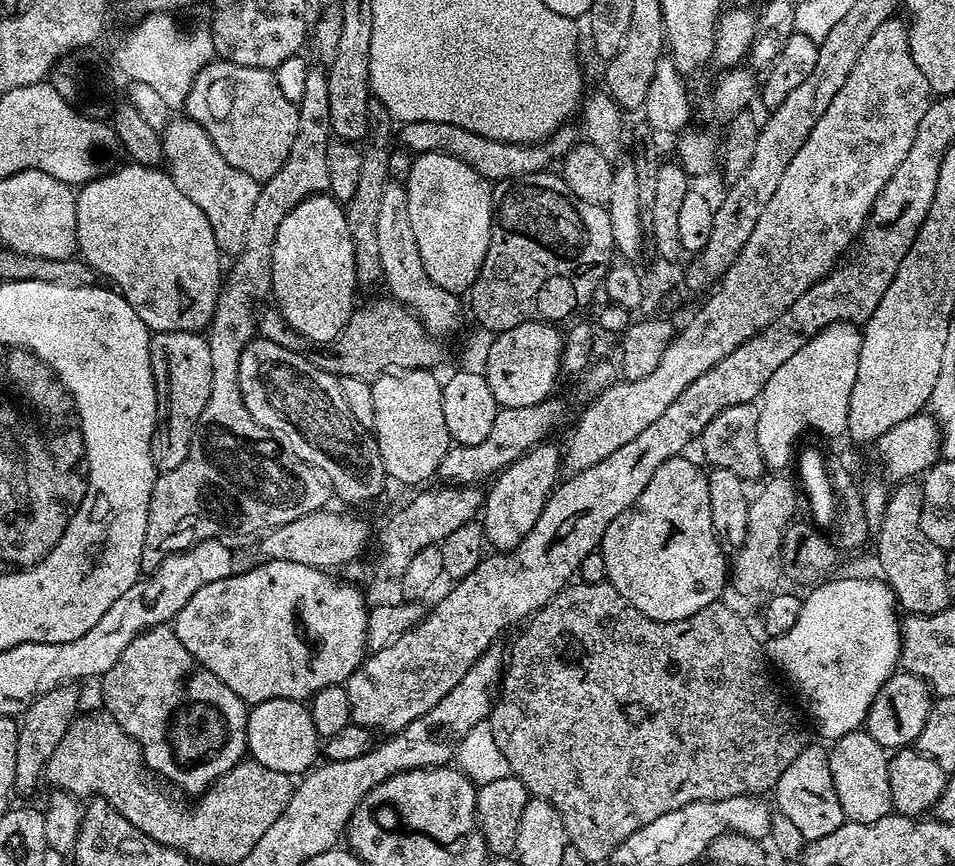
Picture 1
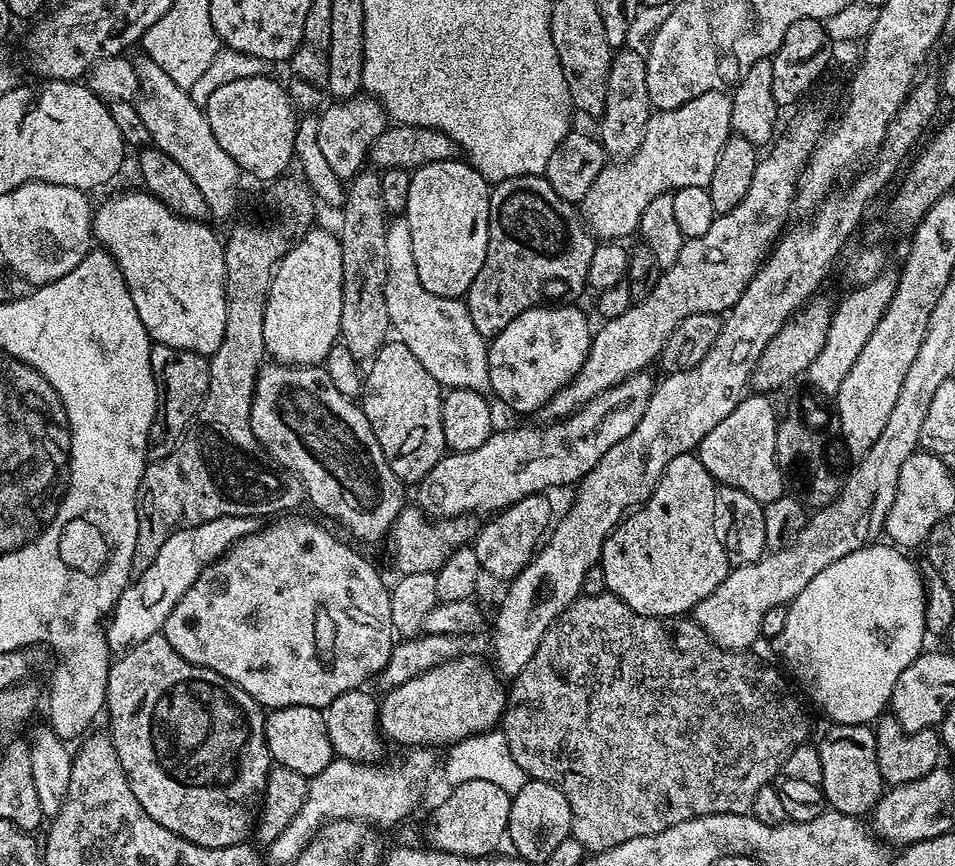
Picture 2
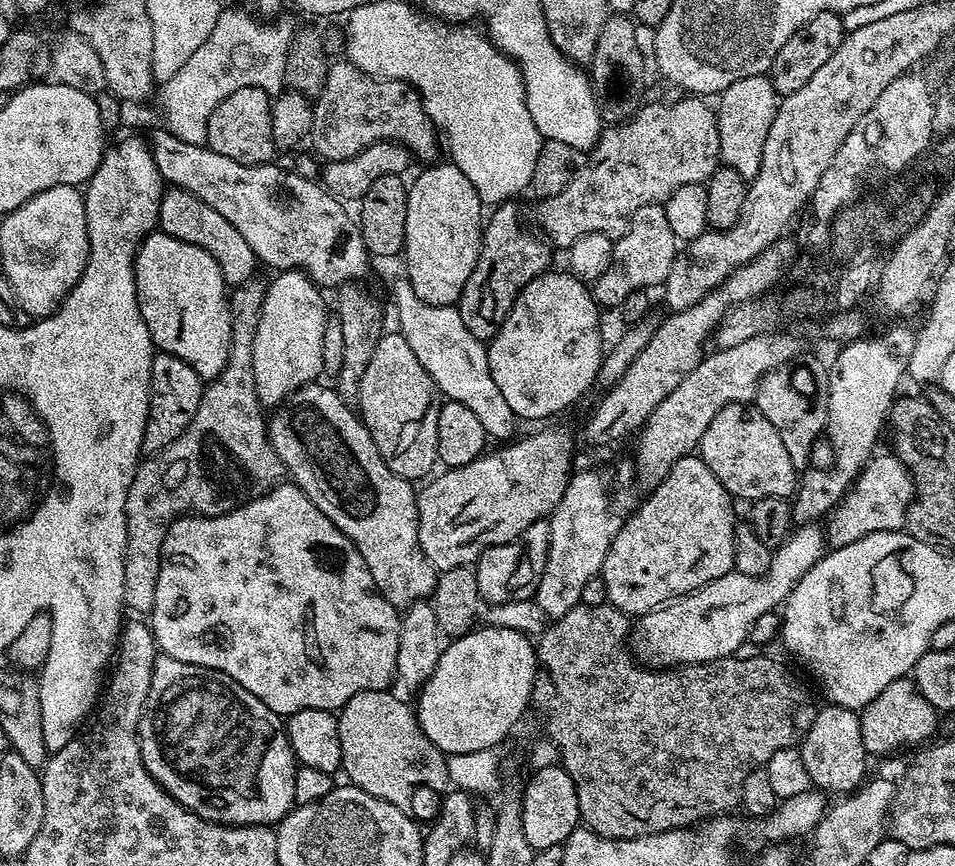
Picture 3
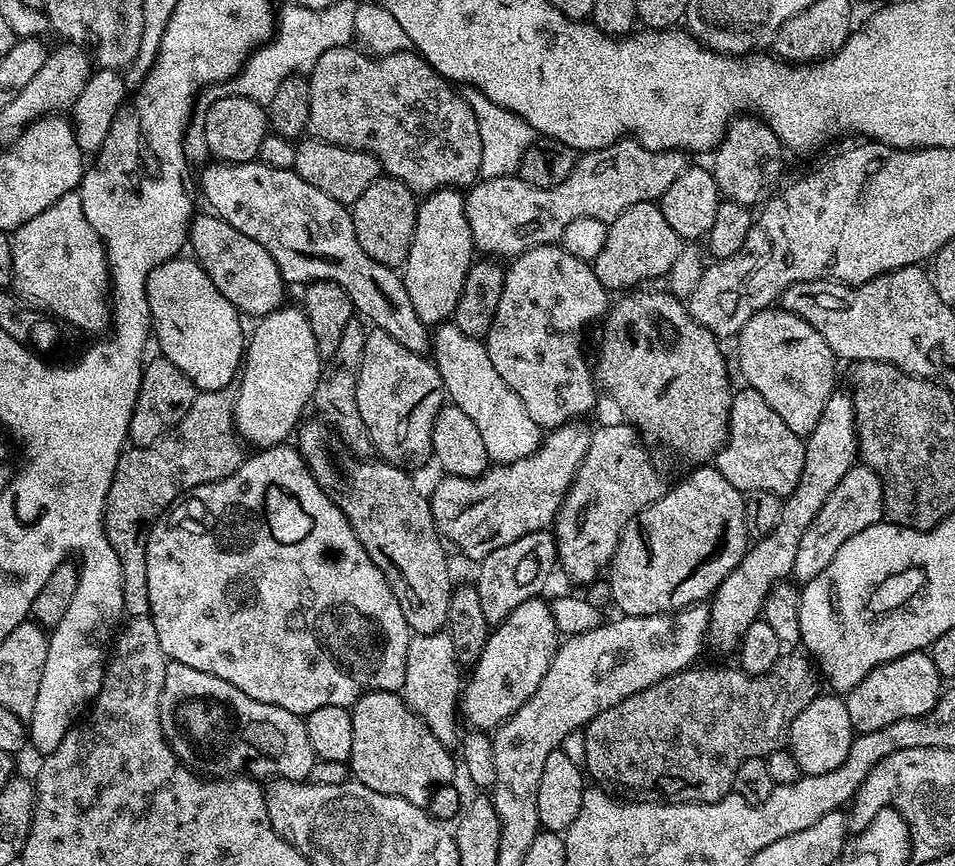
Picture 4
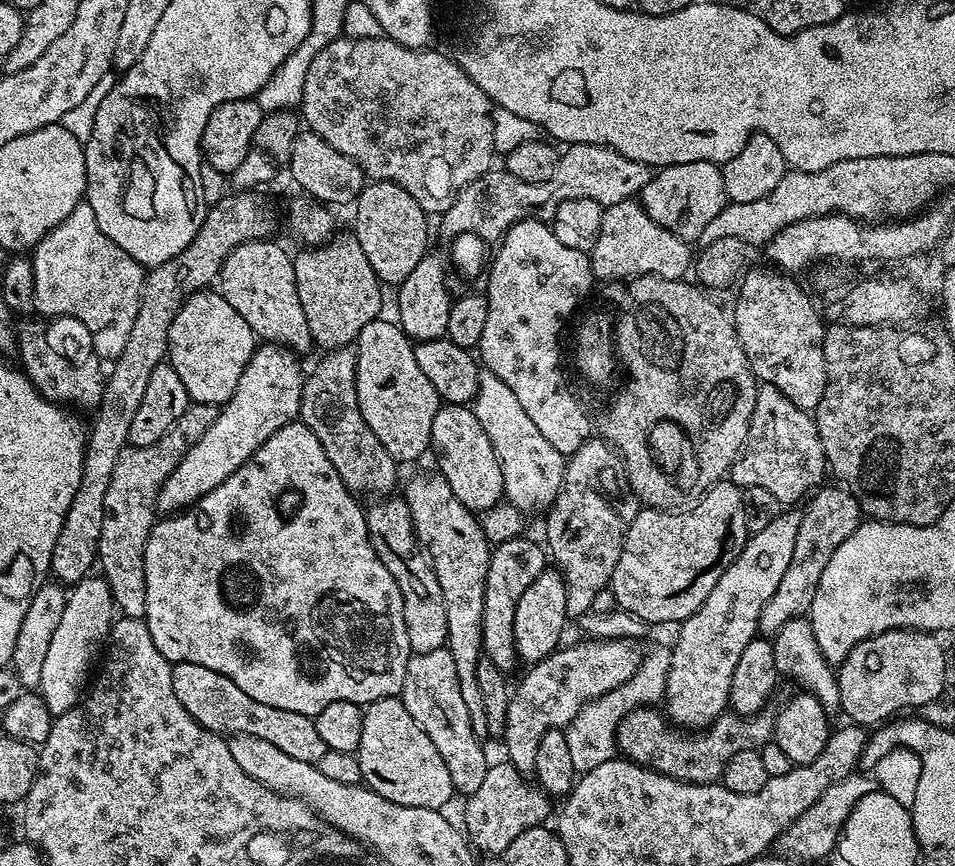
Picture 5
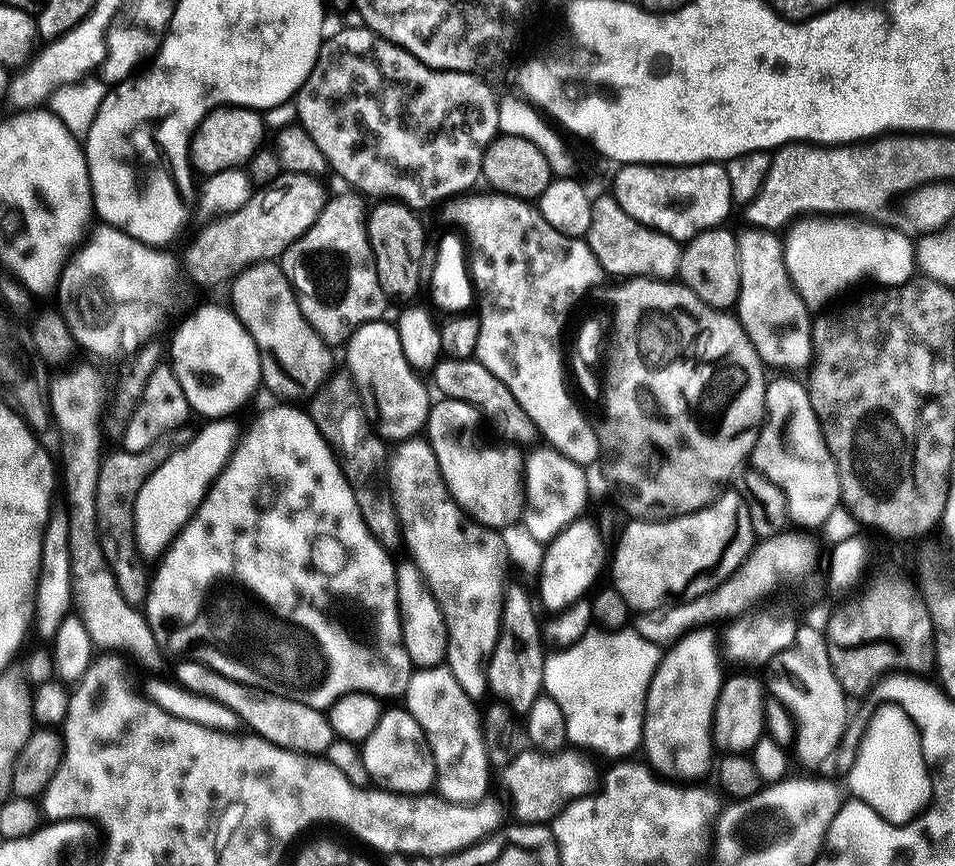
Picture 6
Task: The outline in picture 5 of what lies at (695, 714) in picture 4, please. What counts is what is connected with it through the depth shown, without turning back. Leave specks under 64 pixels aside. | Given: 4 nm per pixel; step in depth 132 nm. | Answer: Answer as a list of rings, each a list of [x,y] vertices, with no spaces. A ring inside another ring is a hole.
[[[640,707],[617,727],[616,746],[627,759],[664,776],[691,784],[715,784],[723,777],[726,762],[730,762],[738,750],[759,750],[772,740],[773,719],[773,713],[768,710],[749,717],[725,710],[705,729],[685,730],[671,723],[659,707]]]

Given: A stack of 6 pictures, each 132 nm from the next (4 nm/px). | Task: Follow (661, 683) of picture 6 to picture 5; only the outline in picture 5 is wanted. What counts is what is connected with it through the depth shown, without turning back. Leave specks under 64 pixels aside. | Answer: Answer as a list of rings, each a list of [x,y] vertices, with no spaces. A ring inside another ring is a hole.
[[[784,510],[772,519],[766,530],[751,533],[738,558],[734,558],[722,578],[718,578],[718,586],[710,590],[706,602],[702,602],[700,609],[689,620],[679,625],[680,633],[676,636],[676,645],[672,644],[670,648],[672,657],[662,699],[671,723],[685,730],[703,730],[725,711],[730,694],[730,678],[734,678],[734,666],[738,666],[742,650],[746,650],[751,640],[757,639],[762,610],[774,590],[778,590],[778,582],[782,582],[782,574],[786,574],[790,566],[790,558],[794,558],[794,538],[798,538],[800,518],[799,511]]]

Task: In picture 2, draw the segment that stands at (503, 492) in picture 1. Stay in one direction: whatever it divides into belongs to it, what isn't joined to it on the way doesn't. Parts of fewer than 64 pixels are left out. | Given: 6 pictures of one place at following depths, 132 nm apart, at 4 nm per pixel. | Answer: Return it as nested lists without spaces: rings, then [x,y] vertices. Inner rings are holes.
[[[544,494],[527,496],[509,508],[503,509],[491,517],[488,525],[481,527],[474,537],[474,549],[478,562],[485,573],[496,580],[511,581],[513,576],[532,563],[550,525],[553,523],[552,504]]]

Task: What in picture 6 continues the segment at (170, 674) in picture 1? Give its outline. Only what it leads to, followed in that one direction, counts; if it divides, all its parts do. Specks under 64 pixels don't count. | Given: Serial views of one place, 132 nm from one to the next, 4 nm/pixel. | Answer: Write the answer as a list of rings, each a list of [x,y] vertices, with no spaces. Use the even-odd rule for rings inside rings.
[[[181,659],[177,664],[180,665],[176,668],[176,676],[174,675],[175,683],[194,694],[213,699],[214,702],[222,702],[222,706],[230,706],[230,710],[238,714],[241,725],[249,733],[261,736],[263,740],[269,740],[279,748],[305,752],[307,756],[327,753],[328,747],[332,745],[332,727],[321,709],[306,706],[289,696],[279,696],[267,690],[254,688],[250,684],[234,682],[218,674],[218,670],[197,660]]]

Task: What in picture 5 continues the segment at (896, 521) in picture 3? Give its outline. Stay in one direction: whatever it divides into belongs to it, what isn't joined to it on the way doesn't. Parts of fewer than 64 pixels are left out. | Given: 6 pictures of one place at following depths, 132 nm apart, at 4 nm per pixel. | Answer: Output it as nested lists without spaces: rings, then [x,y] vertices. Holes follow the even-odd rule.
[[[821,487],[807,501],[808,509],[803,509],[798,538],[794,538],[794,558],[790,558],[790,566],[786,574],[782,574],[782,582],[778,582],[778,590],[774,590],[760,615],[759,631],[765,637],[775,637],[792,619],[811,613],[814,594],[818,594],[818,582],[822,582],[822,574],[830,558],[834,558],[834,550],[838,550],[838,546],[842,546],[842,542],[846,542],[862,523],[862,513],[854,497],[845,488],[828,487]]]

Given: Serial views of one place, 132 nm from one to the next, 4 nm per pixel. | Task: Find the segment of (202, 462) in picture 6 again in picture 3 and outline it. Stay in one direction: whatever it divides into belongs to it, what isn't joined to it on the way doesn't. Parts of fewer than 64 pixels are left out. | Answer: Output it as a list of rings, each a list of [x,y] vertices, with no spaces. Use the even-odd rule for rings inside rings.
[[[281,271],[264,289],[264,301],[258,318],[258,334],[254,334],[254,382],[258,398],[265,409],[272,410],[284,403],[292,393],[317,379],[324,372],[322,366],[322,334],[330,319],[330,308],[324,305],[325,293],[320,285],[301,271]]]

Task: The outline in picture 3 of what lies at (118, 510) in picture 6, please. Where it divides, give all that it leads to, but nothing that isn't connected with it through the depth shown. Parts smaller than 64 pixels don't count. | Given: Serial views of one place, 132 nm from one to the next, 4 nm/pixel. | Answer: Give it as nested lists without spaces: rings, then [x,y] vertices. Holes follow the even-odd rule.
[[[259,278],[235,285],[230,292],[232,333],[230,354],[226,366],[216,379],[207,381],[202,402],[198,402],[198,414],[186,426],[186,430],[170,446],[154,456],[141,459],[126,498],[126,554],[124,555],[124,607],[132,614],[151,613],[154,606],[154,590],[158,590],[160,558],[164,554],[164,539],[169,526],[181,516],[220,516],[237,504],[263,496],[281,483],[286,469],[278,458],[274,446],[268,441],[266,412],[258,398],[254,382],[254,334],[258,334],[260,307],[264,301],[265,281]]]

